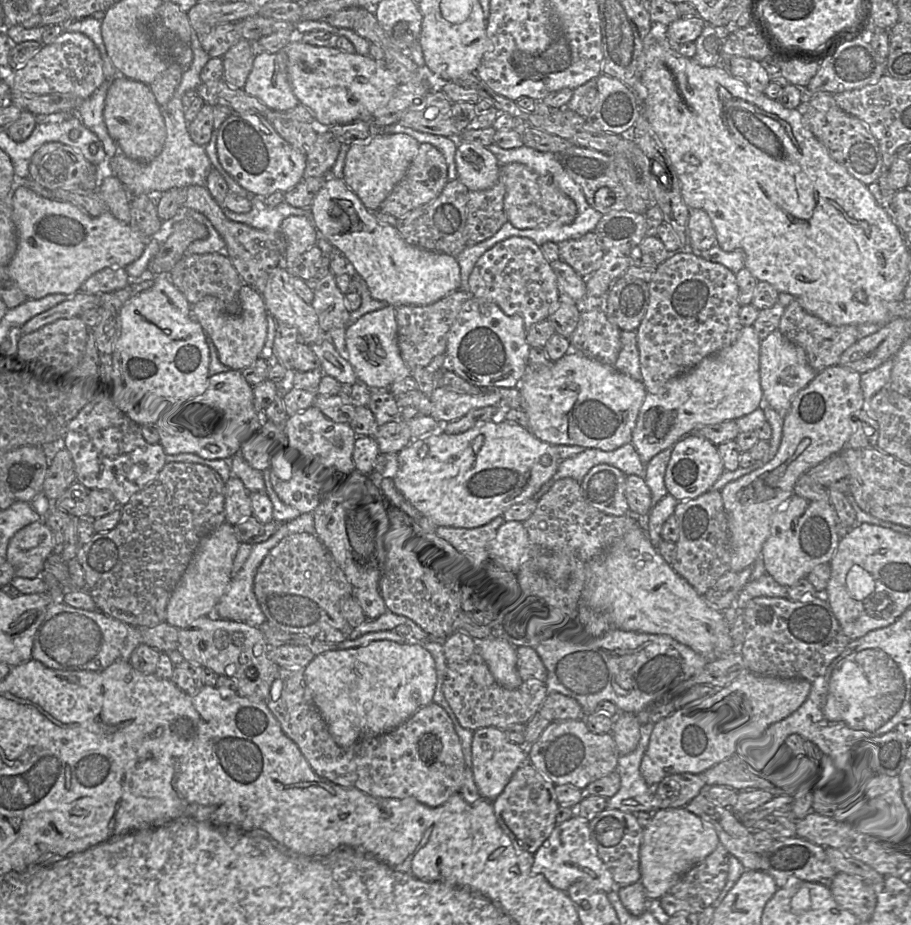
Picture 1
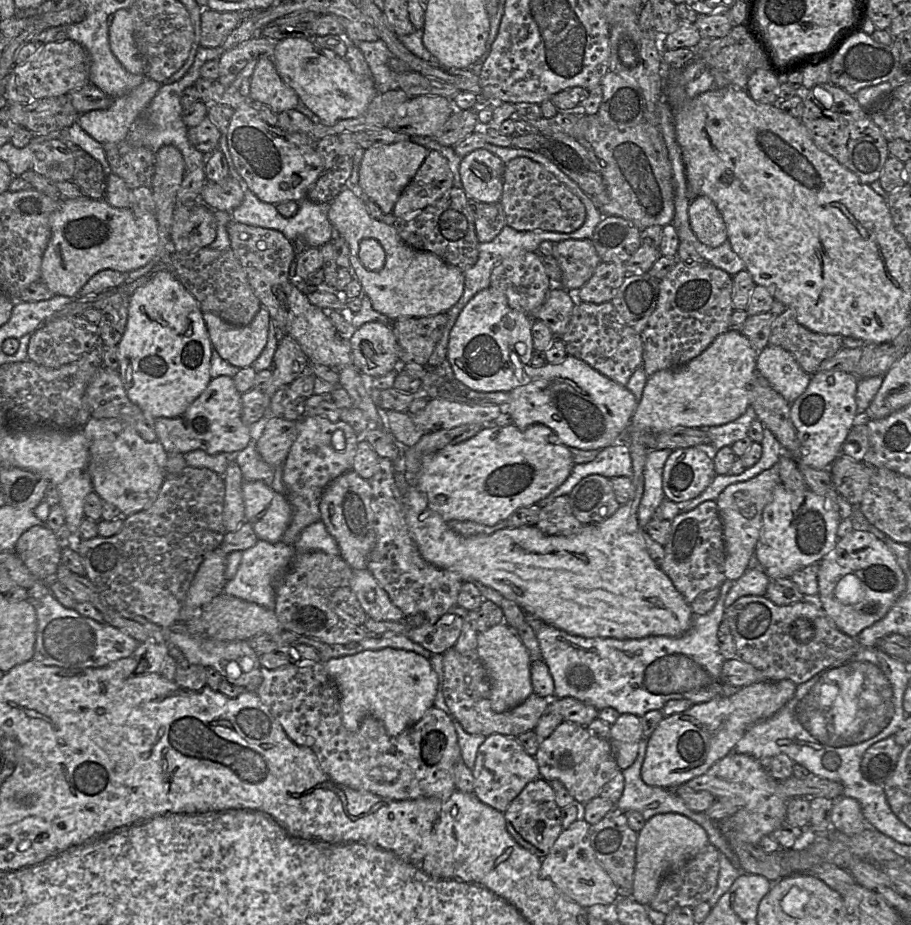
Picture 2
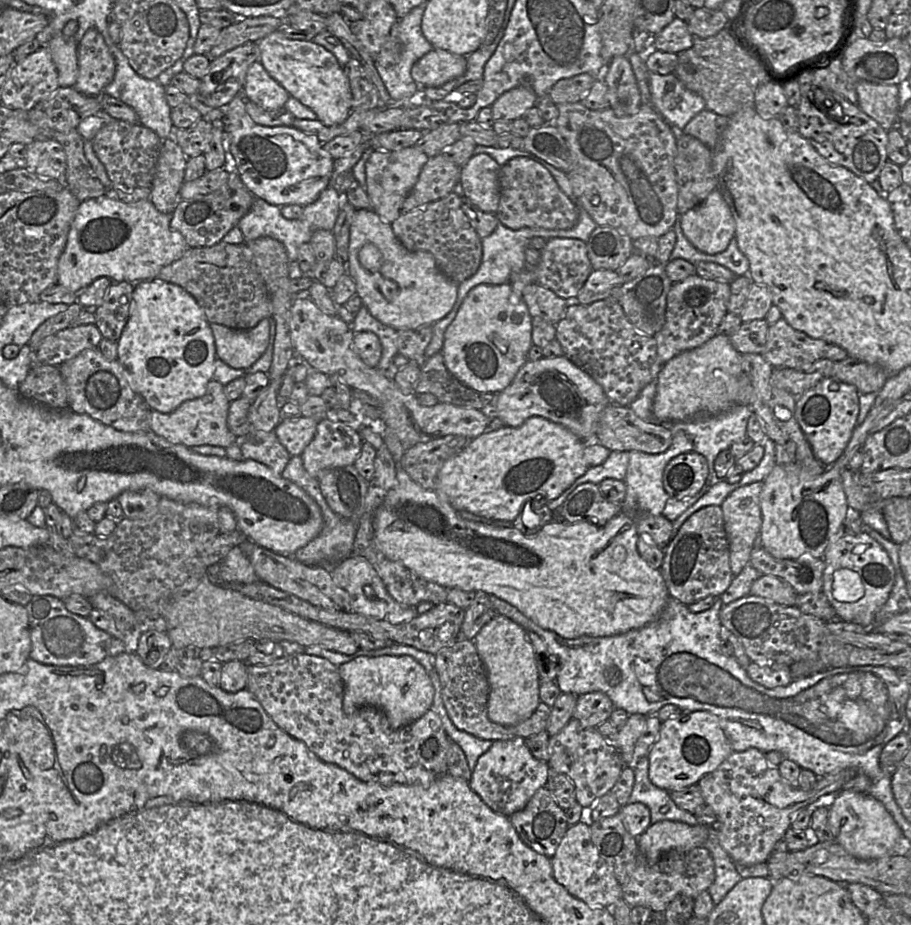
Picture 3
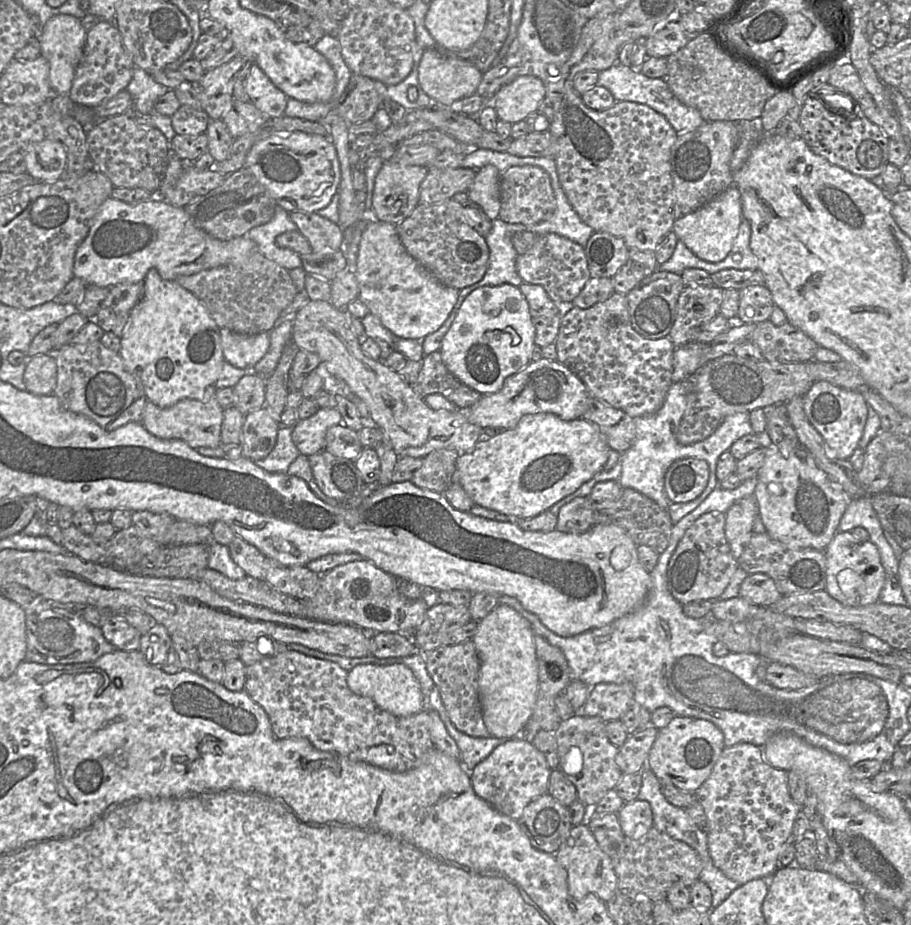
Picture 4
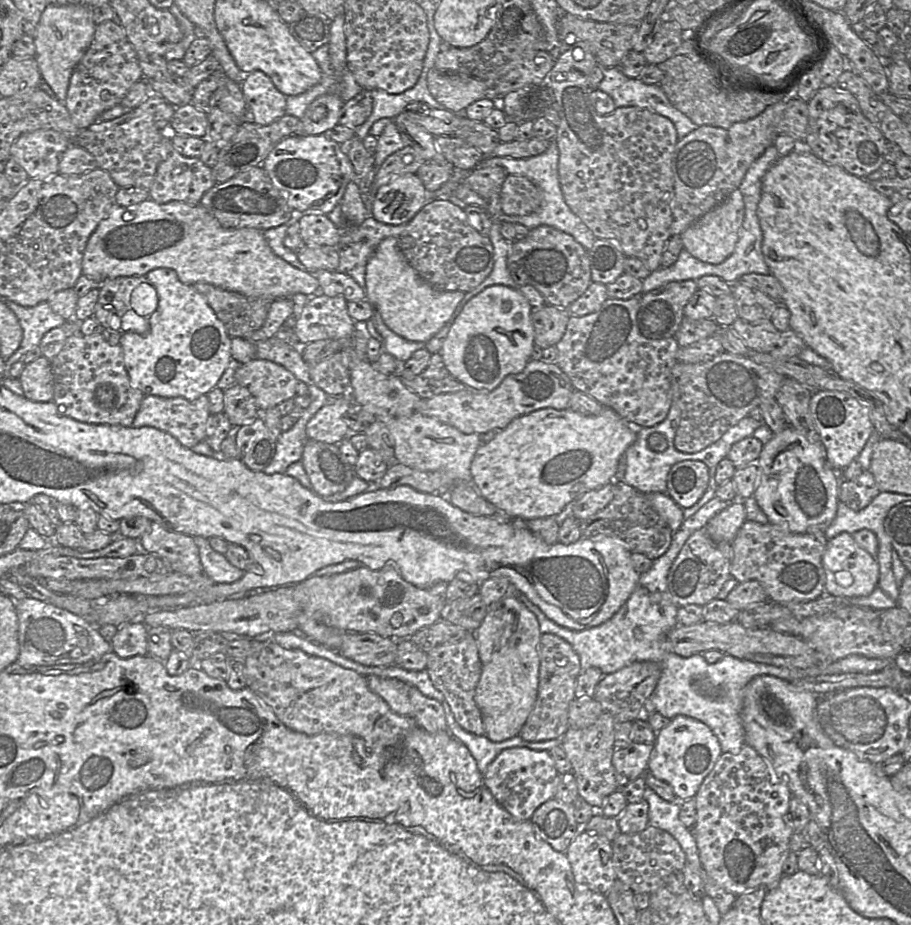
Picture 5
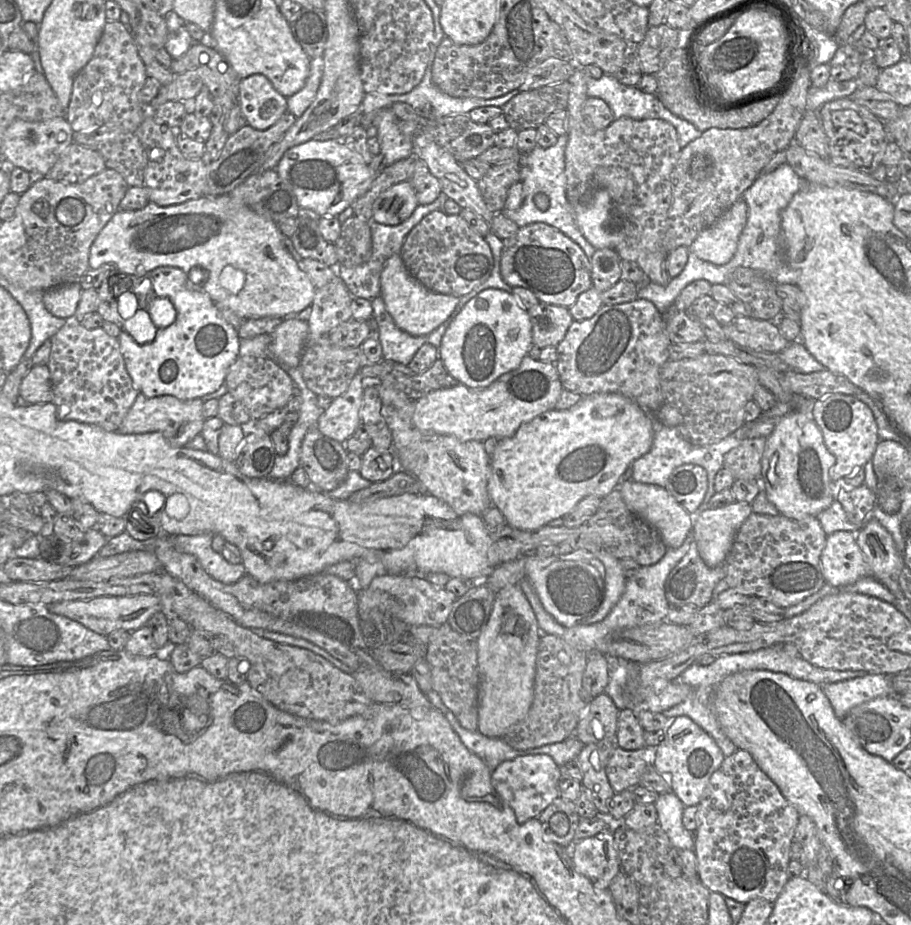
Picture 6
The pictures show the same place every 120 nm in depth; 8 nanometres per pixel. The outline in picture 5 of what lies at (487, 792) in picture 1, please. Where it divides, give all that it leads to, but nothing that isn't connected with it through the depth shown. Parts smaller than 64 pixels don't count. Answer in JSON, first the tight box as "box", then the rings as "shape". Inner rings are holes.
{"box":[483,747,558,820],"shape":[[[514,747],[501,751],[489,764],[483,779],[496,801],[517,820],[530,820],[535,810],[553,799],[558,785],[558,771],[548,751]]]}

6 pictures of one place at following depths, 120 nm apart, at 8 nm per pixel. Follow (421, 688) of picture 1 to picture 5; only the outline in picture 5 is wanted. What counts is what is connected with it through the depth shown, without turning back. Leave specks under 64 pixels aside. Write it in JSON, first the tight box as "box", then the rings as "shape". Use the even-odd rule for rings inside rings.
{"box":[367,675,413,716],"shape":[[[367,675],[369,689],[379,695],[397,714],[413,716],[413,706],[409,698],[409,684],[395,678],[382,678],[377,675]]]}

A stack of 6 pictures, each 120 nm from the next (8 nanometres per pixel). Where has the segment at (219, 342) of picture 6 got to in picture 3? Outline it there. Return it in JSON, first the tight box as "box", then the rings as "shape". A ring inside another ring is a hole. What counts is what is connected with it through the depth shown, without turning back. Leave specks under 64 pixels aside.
{"box":[117,278,215,413],"shape":[[[158,278],[134,283],[133,297],[131,302],[131,313],[122,331],[122,334],[117,341],[117,360],[129,372],[129,384],[131,388],[145,399],[152,410],[156,410],[161,413],[170,413],[183,402],[202,397],[206,392],[208,382],[213,379],[215,358],[215,340],[210,328],[210,322],[208,321],[202,307],[198,304],[198,302],[190,293],[188,293],[184,288],[177,284],[166,282]]]}

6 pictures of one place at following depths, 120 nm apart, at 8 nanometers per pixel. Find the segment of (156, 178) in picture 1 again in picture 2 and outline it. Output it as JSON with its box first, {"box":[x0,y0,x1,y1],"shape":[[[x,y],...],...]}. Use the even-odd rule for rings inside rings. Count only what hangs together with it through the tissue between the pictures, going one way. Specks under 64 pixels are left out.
{"box":[125,46,224,171],"shape":[[[199,46],[196,55],[188,72],[178,81],[165,84],[162,83],[156,95],[153,97],[147,107],[146,119],[139,117],[132,124],[125,140],[131,146],[146,147],[153,153],[156,153],[162,146],[173,145],[181,152],[184,162],[185,171],[194,170],[197,167],[204,167],[206,155],[198,151],[188,139],[188,127],[182,119],[183,107],[181,105],[181,96],[183,91],[194,86],[195,82],[201,77],[200,69],[204,63],[210,60],[216,60],[224,52],[220,47],[207,48]]]}

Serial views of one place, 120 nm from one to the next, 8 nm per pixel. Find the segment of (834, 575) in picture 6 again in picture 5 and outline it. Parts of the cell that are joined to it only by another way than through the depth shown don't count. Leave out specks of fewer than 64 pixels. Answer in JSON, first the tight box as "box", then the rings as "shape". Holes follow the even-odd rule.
{"box":[822,532,879,597],"shape":[[[842,532],[827,540],[822,555],[822,567],[825,573],[824,591],[836,597],[868,596],[877,587],[879,565],[876,558],[861,548],[847,532]]]}

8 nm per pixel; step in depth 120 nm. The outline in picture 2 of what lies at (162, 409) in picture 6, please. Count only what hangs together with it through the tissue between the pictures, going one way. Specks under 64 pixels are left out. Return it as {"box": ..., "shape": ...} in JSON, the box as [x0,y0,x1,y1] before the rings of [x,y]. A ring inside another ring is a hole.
{"box":[155,376,252,460],"shape":[[[230,376],[211,379],[204,392],[181,415],[155,419],[155,430],[157,440],[168,454],[186,454],[199,449],[210,455],[230,454],[235,460],[252,439],[251,427],[242,420],[241,393]]]}

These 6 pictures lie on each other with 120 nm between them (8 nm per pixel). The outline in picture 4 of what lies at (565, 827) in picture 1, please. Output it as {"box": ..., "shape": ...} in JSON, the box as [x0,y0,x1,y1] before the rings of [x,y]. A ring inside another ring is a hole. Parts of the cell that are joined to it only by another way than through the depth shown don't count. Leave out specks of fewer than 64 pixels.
{"box":[554,823,617,903],"shape":[[[581,823],[573,826],[569,837],[554,855],[567,872],[568,890],[575,899],[583,899],[587,895],[595,895],[606,903],[617,891],[614,862],[599,847],[587,825]]]}

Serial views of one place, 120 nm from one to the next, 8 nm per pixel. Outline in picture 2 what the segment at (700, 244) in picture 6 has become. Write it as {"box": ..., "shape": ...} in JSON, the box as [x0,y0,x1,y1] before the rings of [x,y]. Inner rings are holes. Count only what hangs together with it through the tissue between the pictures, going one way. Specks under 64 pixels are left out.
{"box":[689,196,727,248],"shape":[[[698,196],[690,202],[689,224],[697,239],[710,248],[716,248],[727,241],[727,227],[713,201]]]}

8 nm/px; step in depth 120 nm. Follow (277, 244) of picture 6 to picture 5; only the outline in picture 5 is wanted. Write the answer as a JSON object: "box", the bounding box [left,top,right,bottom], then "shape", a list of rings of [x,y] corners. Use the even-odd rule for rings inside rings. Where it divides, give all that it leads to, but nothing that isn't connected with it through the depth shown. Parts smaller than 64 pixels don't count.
{"box":[82,198,320,301],"shape":[[[150,198],[127,207],[114,203],[88,239],[83,253],[82,274],[96,281],[103,281],[116,277],[146,276],[156,268],[173,269],[184,284],[205,282],[246,296],[273,301],[290,298],[298,293],[310,297],[320,291],[318,279],[314,274],[292,266],[273,252],[263,230],[222,227],[200,204],[189,205],[180,201],[160,204]]]}

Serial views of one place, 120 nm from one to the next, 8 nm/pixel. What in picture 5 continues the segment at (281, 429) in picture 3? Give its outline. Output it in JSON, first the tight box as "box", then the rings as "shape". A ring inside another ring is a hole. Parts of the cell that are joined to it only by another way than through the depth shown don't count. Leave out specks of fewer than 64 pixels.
{"box":[306,384,361,445],"shape":[[[350,384],[350,391],[347,394],[341,394],[333,404],[322,406],[317,413],[308,421],[306,425],[306,434],[308,439],[319,442],[338,445],[343,439],[349,437],[349,428],[345,422],[345,414],[353,407],[361,407],[354,403],[353,389]]]}

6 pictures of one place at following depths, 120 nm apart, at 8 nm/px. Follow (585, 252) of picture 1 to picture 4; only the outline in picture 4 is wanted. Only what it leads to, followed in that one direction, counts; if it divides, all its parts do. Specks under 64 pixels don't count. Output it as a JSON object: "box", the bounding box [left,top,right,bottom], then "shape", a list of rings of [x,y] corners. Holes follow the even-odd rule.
{"box":[516,233,591,305],"shape":[[[555,233],[538,235],[529,250],[518,255],[516,270],[523,282],[543,287],[557,305],[572,302],[591,277],[584,247]]]}

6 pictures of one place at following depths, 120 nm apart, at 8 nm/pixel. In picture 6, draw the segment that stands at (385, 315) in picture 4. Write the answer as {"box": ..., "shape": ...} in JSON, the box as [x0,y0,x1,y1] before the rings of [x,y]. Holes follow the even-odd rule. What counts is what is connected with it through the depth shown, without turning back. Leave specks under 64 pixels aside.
{"box":[380,253,460,336],"shape":[[[400,253],[392,255],[385,262],[380,276],[380,287],[380,295],[395,324],[412,336],[427,336],[439,327],[452,314],[460,298],[426,288],[410,274]]]}

